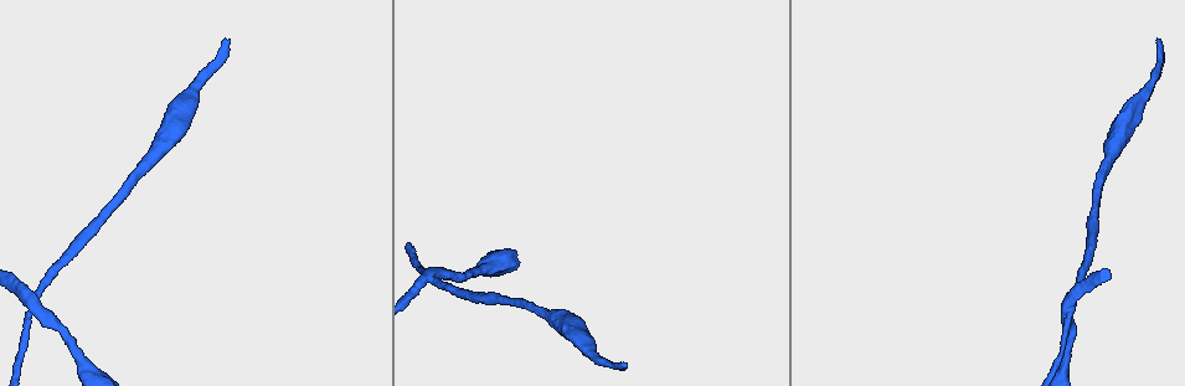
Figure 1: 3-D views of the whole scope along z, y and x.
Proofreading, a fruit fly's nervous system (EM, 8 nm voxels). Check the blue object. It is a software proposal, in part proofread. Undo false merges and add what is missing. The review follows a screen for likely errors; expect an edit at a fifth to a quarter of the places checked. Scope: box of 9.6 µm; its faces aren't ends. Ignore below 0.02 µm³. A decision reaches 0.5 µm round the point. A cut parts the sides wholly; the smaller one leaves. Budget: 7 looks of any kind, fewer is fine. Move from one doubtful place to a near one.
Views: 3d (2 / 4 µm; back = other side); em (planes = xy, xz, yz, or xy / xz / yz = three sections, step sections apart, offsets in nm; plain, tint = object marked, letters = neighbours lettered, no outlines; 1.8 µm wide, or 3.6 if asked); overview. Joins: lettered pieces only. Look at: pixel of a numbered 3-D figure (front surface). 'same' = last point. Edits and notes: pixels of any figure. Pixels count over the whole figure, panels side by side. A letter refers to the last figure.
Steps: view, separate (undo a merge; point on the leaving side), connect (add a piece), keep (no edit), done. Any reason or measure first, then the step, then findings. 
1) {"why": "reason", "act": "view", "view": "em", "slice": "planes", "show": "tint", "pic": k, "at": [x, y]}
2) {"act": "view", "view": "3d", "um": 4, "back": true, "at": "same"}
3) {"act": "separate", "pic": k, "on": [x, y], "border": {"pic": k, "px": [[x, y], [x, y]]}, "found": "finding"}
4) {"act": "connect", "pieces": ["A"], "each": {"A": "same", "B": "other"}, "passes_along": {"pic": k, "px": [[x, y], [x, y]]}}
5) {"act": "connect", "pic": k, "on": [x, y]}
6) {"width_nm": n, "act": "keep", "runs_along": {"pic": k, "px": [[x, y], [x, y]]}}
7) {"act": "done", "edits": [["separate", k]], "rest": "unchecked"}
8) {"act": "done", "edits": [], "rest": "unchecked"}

{"why": "sudden change in width", "act": "view", "view": "em", "slice": "planes", "show": "tint", "pic": 1, "at": [559, 318]}

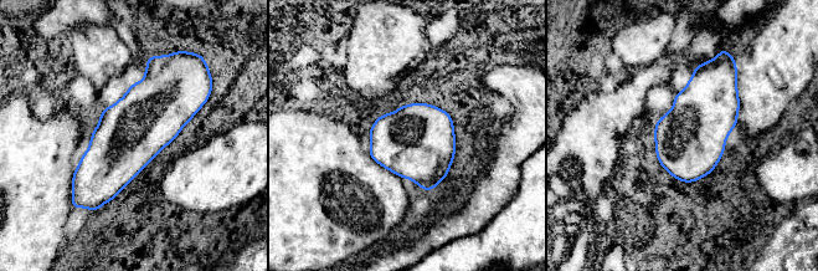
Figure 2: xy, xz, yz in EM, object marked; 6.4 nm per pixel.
{"act": "view", "view": "em", "slice": "planes", "show": "letters", "at": "same"}

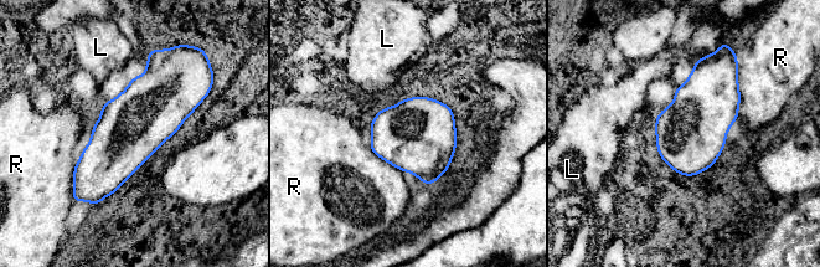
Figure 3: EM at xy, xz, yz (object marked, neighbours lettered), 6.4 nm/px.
{"longest_contact_nm": ["R", 360], "act": "keep", "each": {"L": "other", "R": "other"}, "border": {"pic": 3, "px": [[736, 60], [739, 93], [738, 116]]}, "found": "one neuron here"}

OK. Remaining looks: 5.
{"why": "free end", "act": "view", "view": "em", "slice": "yz", "step": 16, "show": "letters", "pic": 1, "at": [1160, 39]}

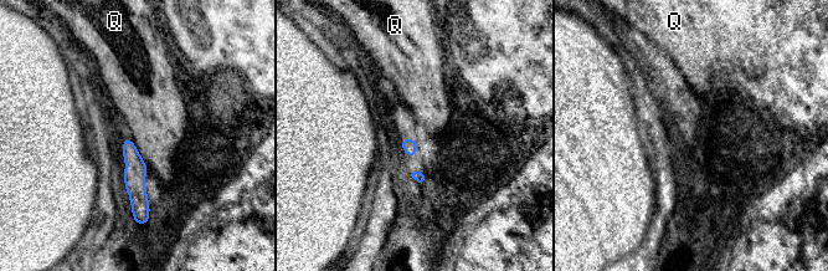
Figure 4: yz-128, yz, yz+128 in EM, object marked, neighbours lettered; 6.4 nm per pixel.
{"act": "view", "view": "em", "slice": "planes", "show": "letters", "at": "same"}

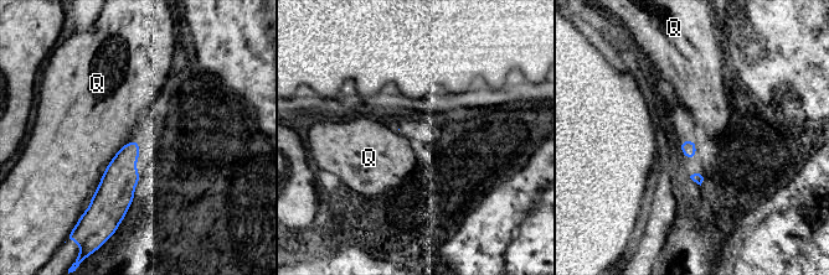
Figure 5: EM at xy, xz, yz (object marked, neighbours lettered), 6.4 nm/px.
{"act": "keep", "each": {"Q": "other"}, "border": {"pic": 5, "px": [[127, 141], [106, 169], [92, 195]]}, "found": "no lettered piece goes on from it"}

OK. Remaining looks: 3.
{"why": "four-way junction", "act": "view", "view": "3d", "um": 4, "pic": 1, "at": [1070, 302]}

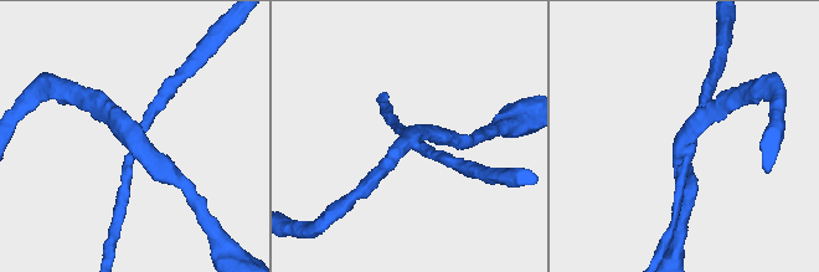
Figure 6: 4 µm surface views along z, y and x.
{"arms": 4, "why": "need the tissue", "act": "view", "view": "em", "um": 3.6, "slice": "xz", "step": 16, "show": "plain", "pic": 6, "at": [687, 132]}

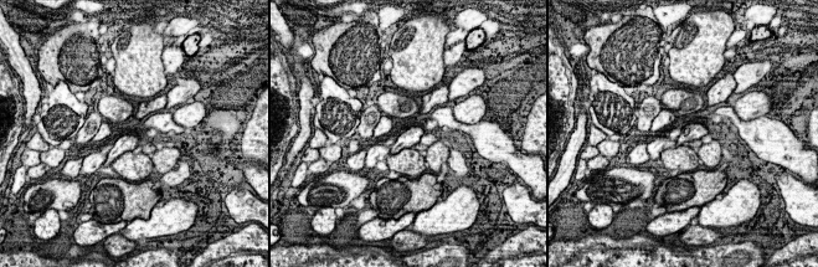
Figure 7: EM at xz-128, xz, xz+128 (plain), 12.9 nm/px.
{"act": "view", "view": "em", "um": 3.6, "slice": "xz", "step": 16, "show": "letters", "at": "same"}

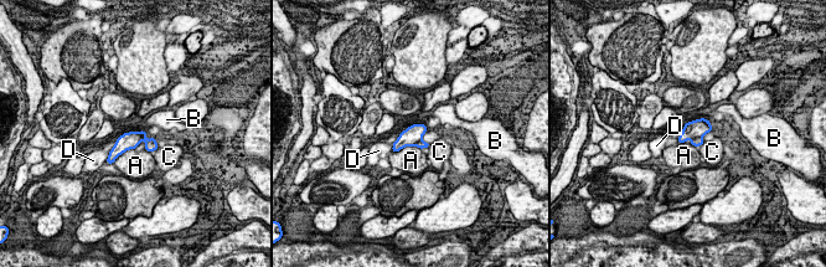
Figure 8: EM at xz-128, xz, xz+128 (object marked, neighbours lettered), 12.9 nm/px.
{"act": "separate", "pic": 8, "on": [697, 128], "each": {"A": "other", "B": "other", "C": "other", "D": "other"}, "border": {"pic": 8, "px": [[701, 135], [690, 139]]}, "found": "a second neuron is stuck on"}

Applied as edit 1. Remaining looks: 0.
{"act": "done", "edits": [["separate", 8]], "rest": "unchecked"}

